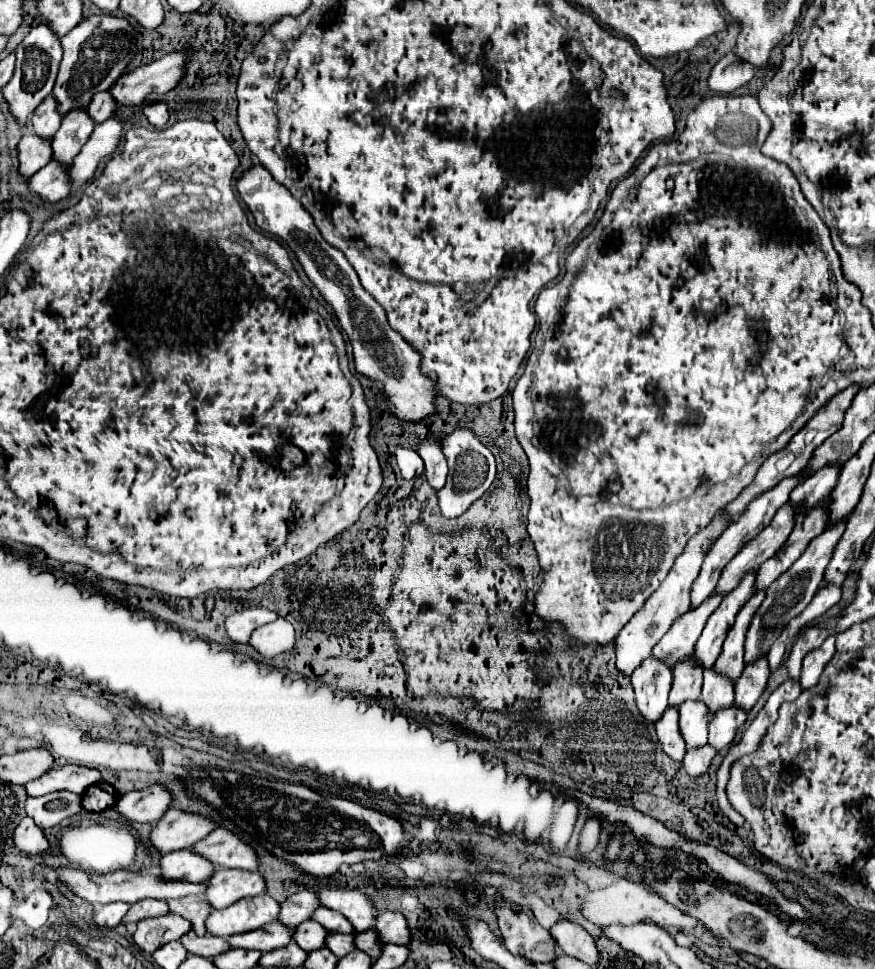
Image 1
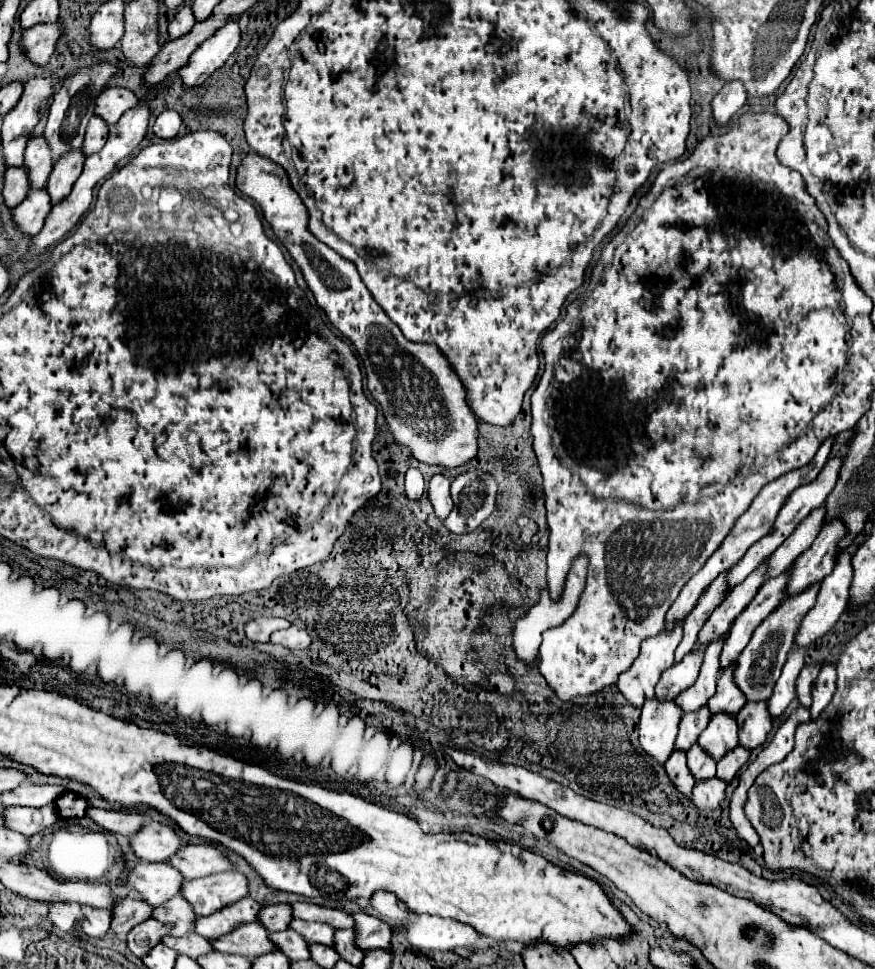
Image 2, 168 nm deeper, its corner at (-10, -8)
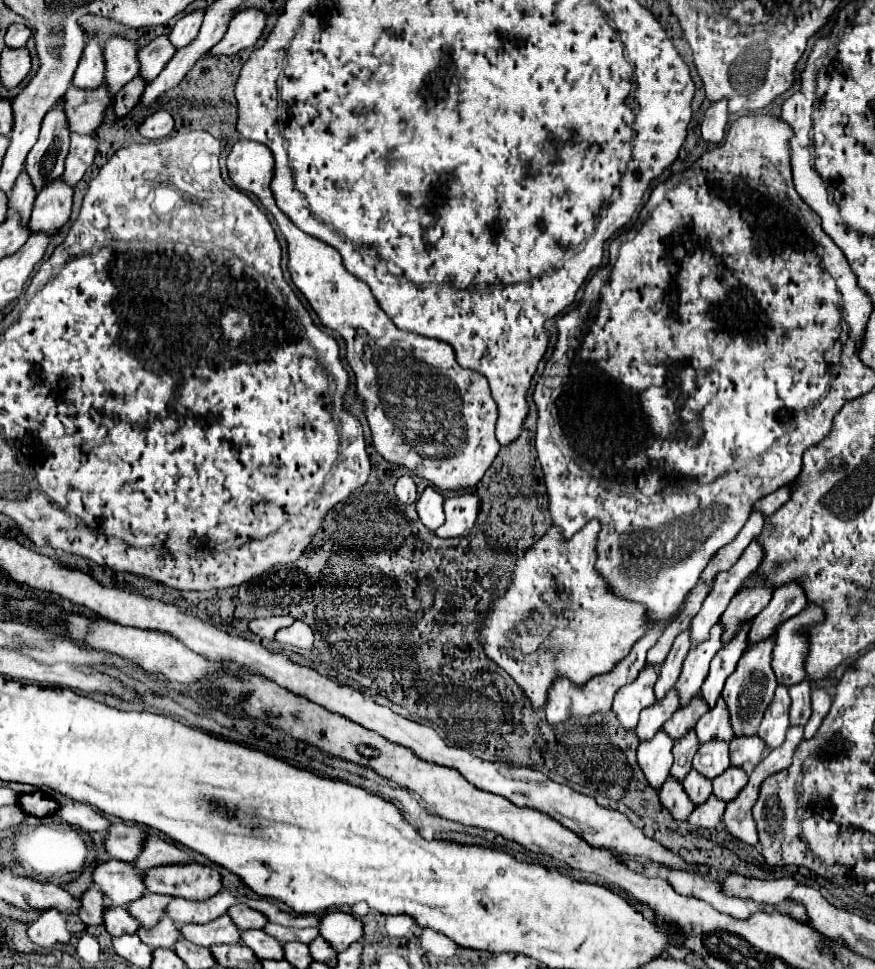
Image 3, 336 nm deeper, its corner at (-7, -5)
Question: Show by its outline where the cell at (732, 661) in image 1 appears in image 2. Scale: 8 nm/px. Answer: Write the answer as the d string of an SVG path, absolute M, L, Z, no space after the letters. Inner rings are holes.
M729 667L727 671L723 671L723 675L717 681L717 693L709 699L707 707L711 711L711 715L717 713L729 713L729 715L737 715L739 709L745 705L745 697L739 691L739 687L733 683L733 669Z

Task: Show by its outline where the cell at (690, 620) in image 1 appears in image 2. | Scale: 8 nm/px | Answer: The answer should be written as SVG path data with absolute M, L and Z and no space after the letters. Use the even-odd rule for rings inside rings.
M695 651L683 657L681 663L671 665L655 687L655 699L675 699L681 691L691 687L699 675L705 651Z

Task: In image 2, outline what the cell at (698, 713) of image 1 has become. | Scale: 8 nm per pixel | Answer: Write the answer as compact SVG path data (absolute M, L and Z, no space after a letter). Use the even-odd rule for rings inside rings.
M697 743L687 751L687 767L693 773L695 781L707 781L715 777L715 761L697 747Z

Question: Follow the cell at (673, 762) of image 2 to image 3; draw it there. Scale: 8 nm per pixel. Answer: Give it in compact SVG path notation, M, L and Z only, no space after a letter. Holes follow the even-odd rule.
M668 776L666 782L662 784L660 800L672 812L672 816L678 820L686 820L694 808L690 796L684 792L680 780L676 780L674 776Z

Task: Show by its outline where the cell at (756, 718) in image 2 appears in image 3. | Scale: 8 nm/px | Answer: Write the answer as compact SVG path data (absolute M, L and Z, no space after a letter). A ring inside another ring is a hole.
M734 736L730 742L732 766L744 766L746 762L758 764L764 754L764 740L760 736Z

